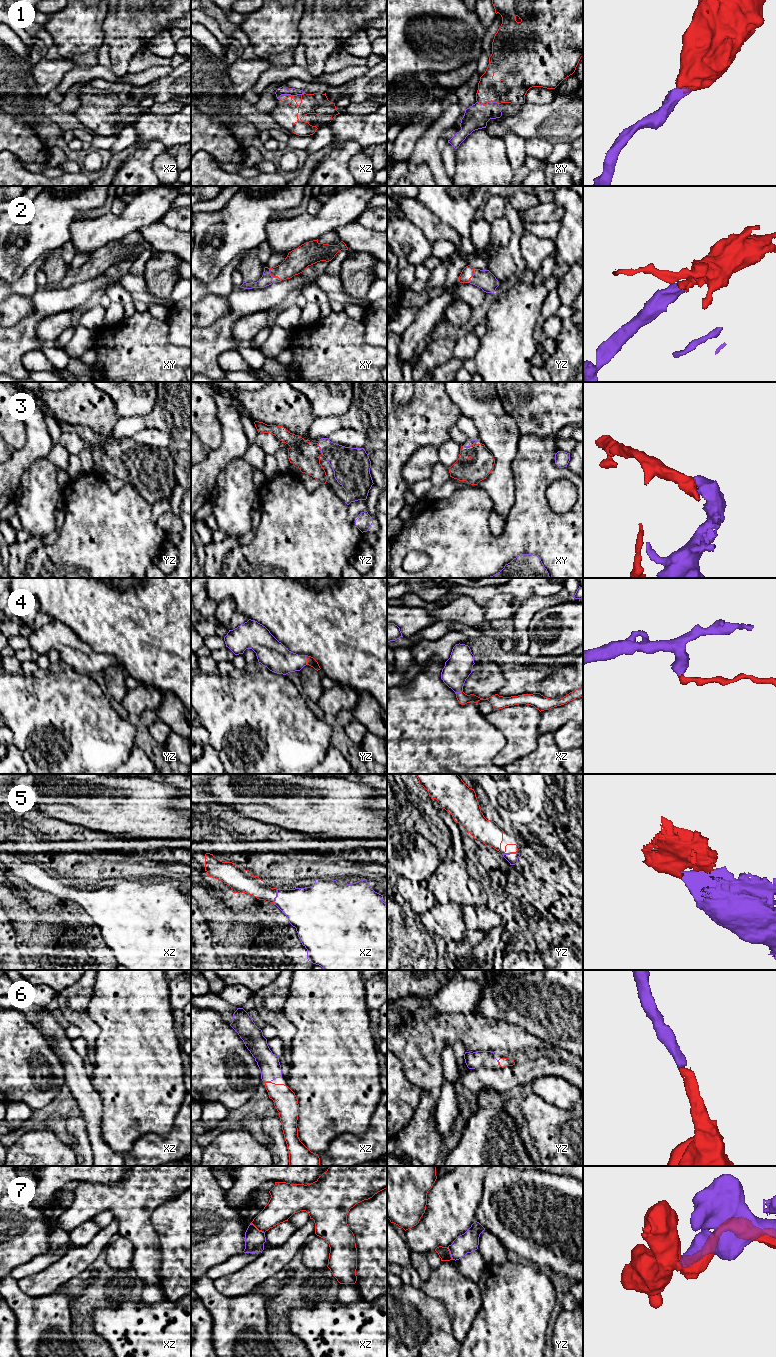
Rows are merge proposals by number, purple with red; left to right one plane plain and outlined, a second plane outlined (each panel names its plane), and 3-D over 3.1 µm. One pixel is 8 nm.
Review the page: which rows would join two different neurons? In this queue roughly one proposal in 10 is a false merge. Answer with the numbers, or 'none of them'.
7

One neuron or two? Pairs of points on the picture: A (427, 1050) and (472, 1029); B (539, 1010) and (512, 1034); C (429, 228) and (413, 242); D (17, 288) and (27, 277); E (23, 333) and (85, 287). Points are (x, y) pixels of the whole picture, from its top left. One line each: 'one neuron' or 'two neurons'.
A: one neuron
B: two neurons
C: two neurons
D: one neuron
E: one neuron

